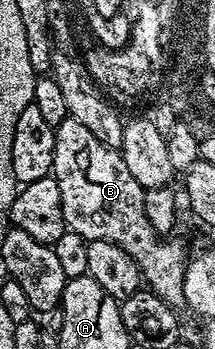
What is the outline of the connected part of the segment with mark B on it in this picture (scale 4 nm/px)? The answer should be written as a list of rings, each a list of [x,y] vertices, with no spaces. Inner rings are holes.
[[[67,117],[63,120],[63,124],[59,124],[55,127],[57,135],[55,136],[55,156],[53,157],[53,168],[51,171],[51,177],[56,180],[59,184],[59,200],[61,201],[61,207],[63,208],[63,220],[65,221],[66,227],[68,229],[75,231],[79,236],[83,236],[86,242],[94,242],[95,240],[107,240],[111,244],[119,244],[119,248],[123,248],[123,252],[127,252],[127,256],[131,256],[131,260],[135,260],[135,264],[138,268],[141,269],[142,279],[147,283],[148,289],[152,290],[153,293],[158,294],[161,299],[166,302],[169,306],[174,308],[181,308],[185,306],[185,293],[183,292],[183,280],[185,279],[185,263],[187,261],[187,253],[185,254],[185,246],[181,242],[169,242],[173,240],[166,240],[162,235],[159,235],[155,232],[155,228],[151,224],[151,220],[147,220],[147,212],[145,211],[145,192],[146,187],[141,186],[139,184],[139,180],[135,180],[135,176],[131,176],[131,172],[127,172],[127,164],[123,160],[123,156],[121,155],[120,150],[113,150],[107,144],[99,144],[99,140],[95,140],[95,136],[91,136],[91,131],[88,128],[83,128],[83,124],[79,124],[79,120],[75,120],[74,118]]]

